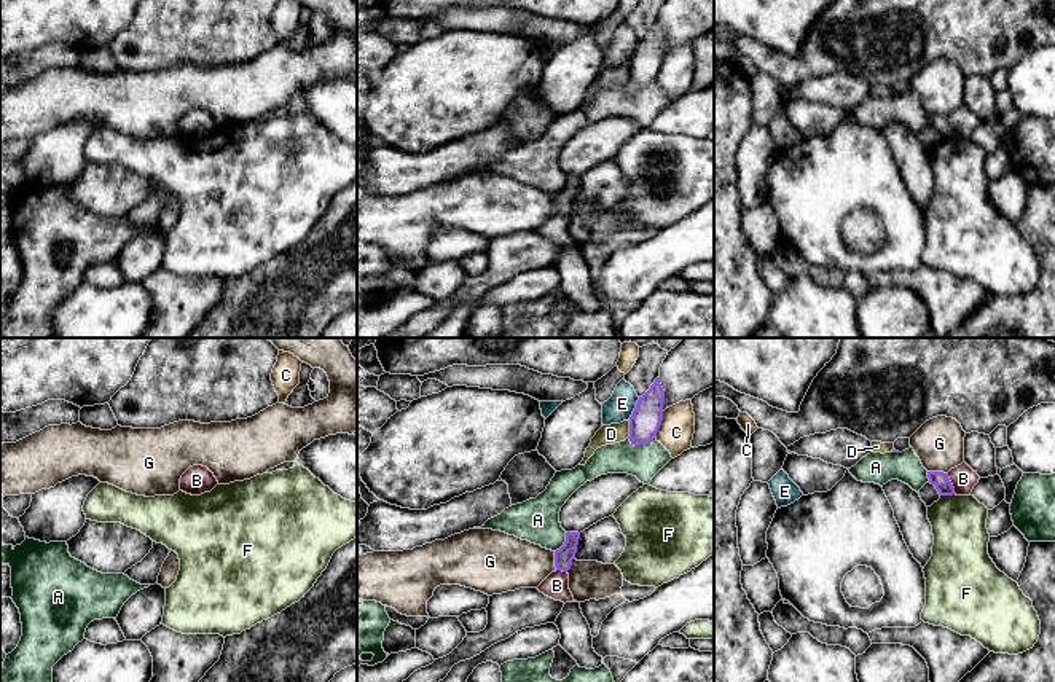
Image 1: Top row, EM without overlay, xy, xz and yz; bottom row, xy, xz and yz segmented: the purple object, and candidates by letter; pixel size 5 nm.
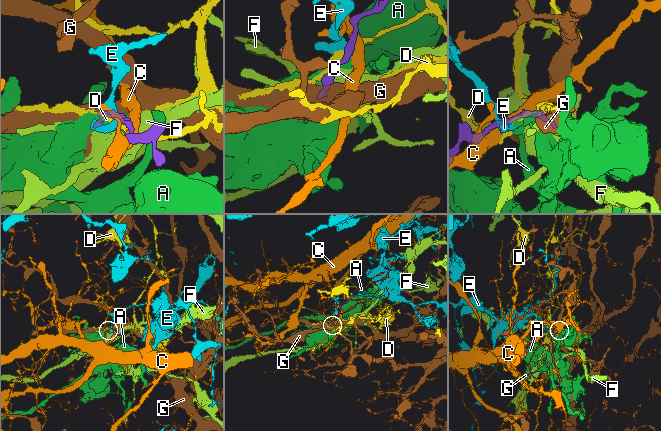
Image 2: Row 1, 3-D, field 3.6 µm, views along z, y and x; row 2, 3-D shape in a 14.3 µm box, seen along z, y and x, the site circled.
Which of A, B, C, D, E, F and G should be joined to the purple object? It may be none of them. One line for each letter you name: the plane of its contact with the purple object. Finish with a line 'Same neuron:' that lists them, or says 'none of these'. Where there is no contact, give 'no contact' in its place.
B: yz
Same neuron: B

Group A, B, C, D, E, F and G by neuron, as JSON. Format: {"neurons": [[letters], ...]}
{"neurons": [["A"], ["B"], ["C"], ["D"], ["E"], ["F"], ["G"]]}

